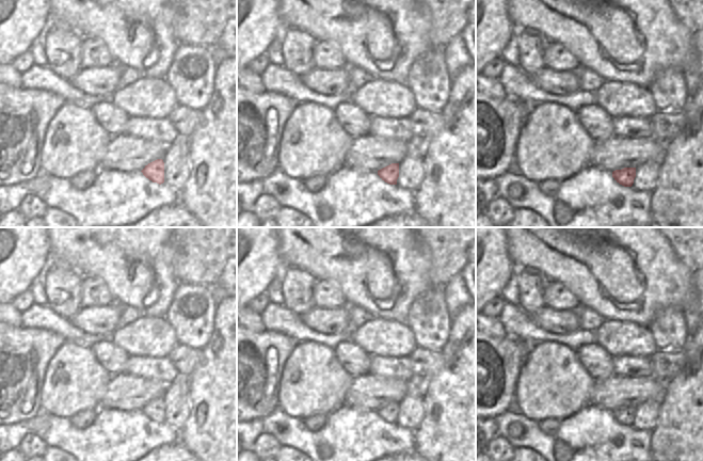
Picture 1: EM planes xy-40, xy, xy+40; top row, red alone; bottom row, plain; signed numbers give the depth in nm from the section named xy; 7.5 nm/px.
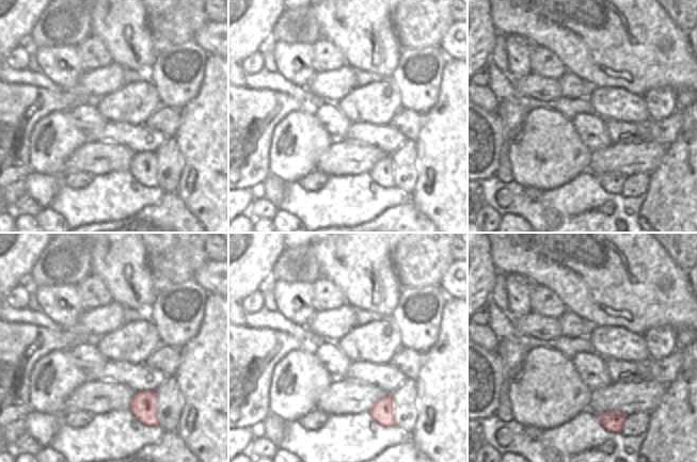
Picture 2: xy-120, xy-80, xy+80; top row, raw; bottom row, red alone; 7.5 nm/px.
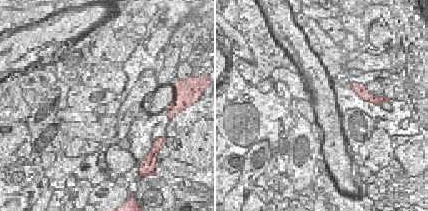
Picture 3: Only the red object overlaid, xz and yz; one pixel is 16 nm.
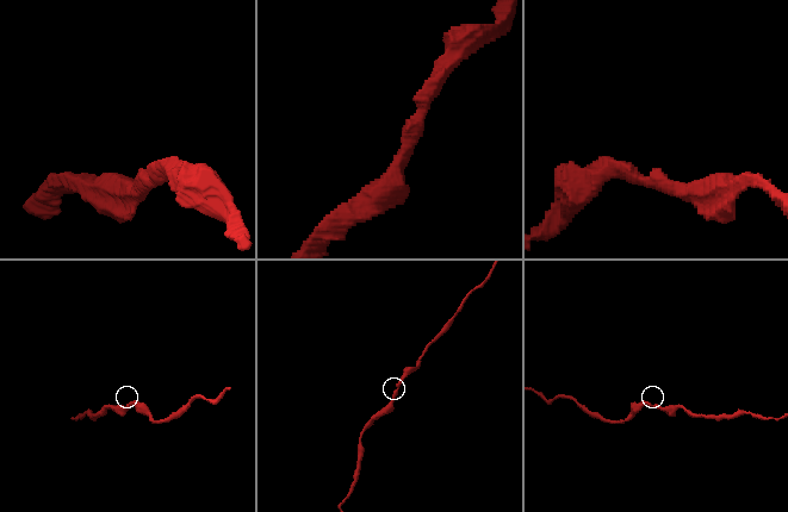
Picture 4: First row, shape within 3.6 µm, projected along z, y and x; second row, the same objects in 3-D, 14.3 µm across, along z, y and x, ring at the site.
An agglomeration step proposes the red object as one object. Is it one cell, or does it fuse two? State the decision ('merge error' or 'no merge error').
no merge error

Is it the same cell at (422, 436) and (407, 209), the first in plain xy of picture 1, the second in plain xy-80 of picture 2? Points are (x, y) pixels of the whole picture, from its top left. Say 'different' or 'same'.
different

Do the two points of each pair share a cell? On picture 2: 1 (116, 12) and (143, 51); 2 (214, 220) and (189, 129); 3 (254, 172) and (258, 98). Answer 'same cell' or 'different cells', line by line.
1: same cell
2: same cell
3: same cell

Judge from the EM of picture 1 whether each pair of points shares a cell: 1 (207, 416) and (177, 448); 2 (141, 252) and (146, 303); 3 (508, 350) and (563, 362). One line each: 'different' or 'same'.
1: different
2: same
3: different

